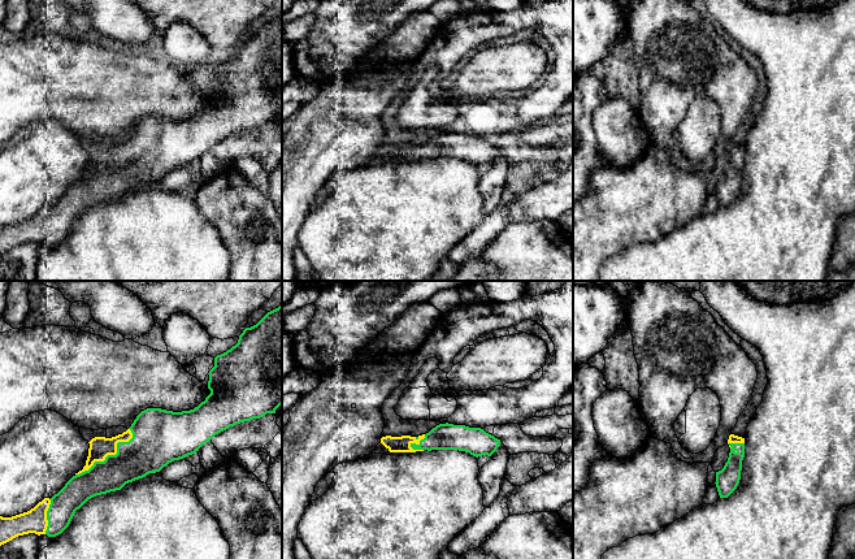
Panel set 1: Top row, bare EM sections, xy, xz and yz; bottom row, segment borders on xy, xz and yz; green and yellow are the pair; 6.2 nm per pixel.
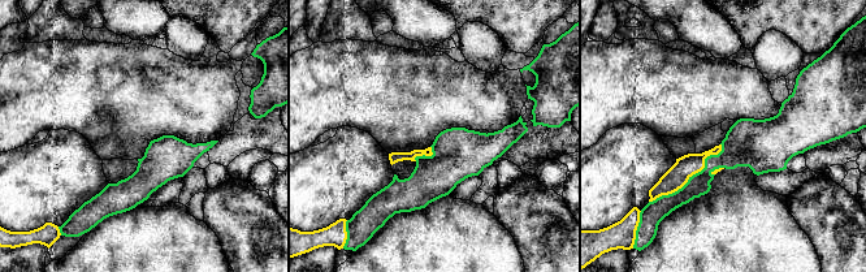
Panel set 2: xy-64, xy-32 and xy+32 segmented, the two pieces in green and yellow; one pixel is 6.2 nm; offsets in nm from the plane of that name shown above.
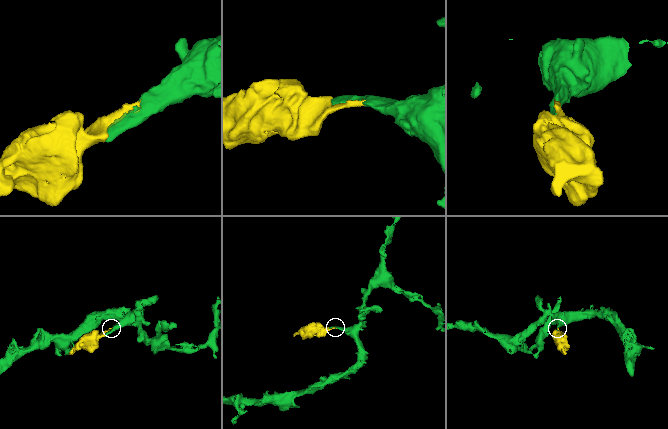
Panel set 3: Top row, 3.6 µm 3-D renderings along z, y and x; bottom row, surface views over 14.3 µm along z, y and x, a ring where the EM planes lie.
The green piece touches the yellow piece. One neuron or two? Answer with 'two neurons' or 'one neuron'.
one neuron

